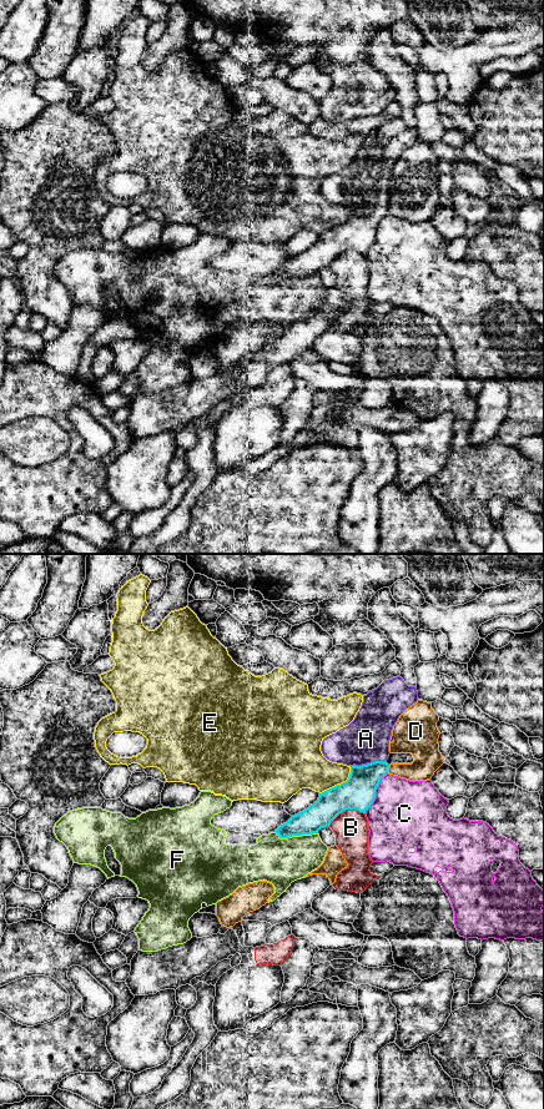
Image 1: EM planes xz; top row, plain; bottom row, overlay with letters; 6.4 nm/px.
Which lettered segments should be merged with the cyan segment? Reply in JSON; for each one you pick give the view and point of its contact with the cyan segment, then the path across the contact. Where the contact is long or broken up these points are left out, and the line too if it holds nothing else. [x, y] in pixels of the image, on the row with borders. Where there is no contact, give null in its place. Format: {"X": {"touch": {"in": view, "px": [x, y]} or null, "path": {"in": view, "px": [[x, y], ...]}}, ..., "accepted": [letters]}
{"A": {"touch": {"in": "xz", "px": [368, 764]}, "path": {"in": "xz", "px": [[358, 792], [368, 764], [366, 739]]}}, "accepted": ["A"]}

